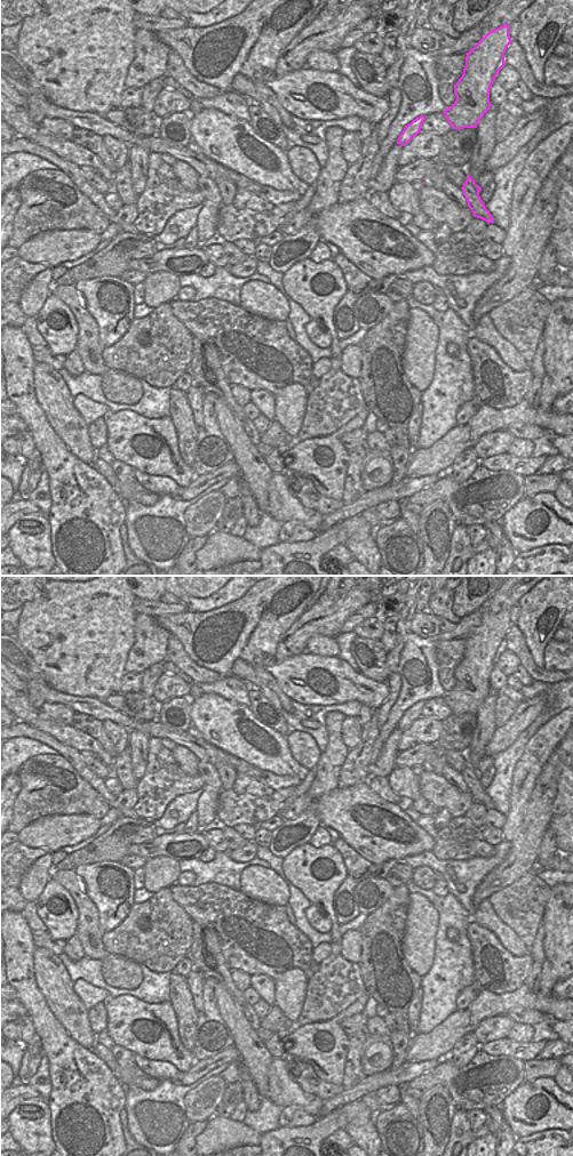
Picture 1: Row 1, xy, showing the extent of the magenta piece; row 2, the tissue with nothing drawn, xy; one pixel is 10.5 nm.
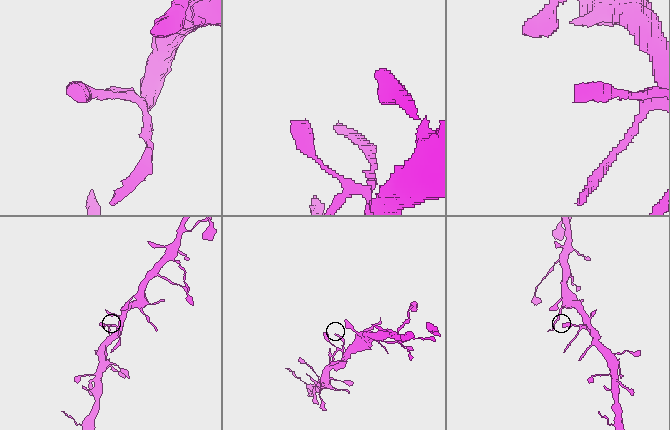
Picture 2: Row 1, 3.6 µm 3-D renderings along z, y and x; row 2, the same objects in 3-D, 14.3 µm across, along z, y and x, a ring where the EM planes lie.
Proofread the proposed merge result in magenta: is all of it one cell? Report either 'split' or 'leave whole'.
split

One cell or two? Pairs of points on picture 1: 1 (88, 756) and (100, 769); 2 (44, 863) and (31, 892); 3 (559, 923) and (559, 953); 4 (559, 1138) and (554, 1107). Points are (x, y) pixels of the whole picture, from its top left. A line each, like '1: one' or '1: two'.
1: one
2: one
3: one
4: two

